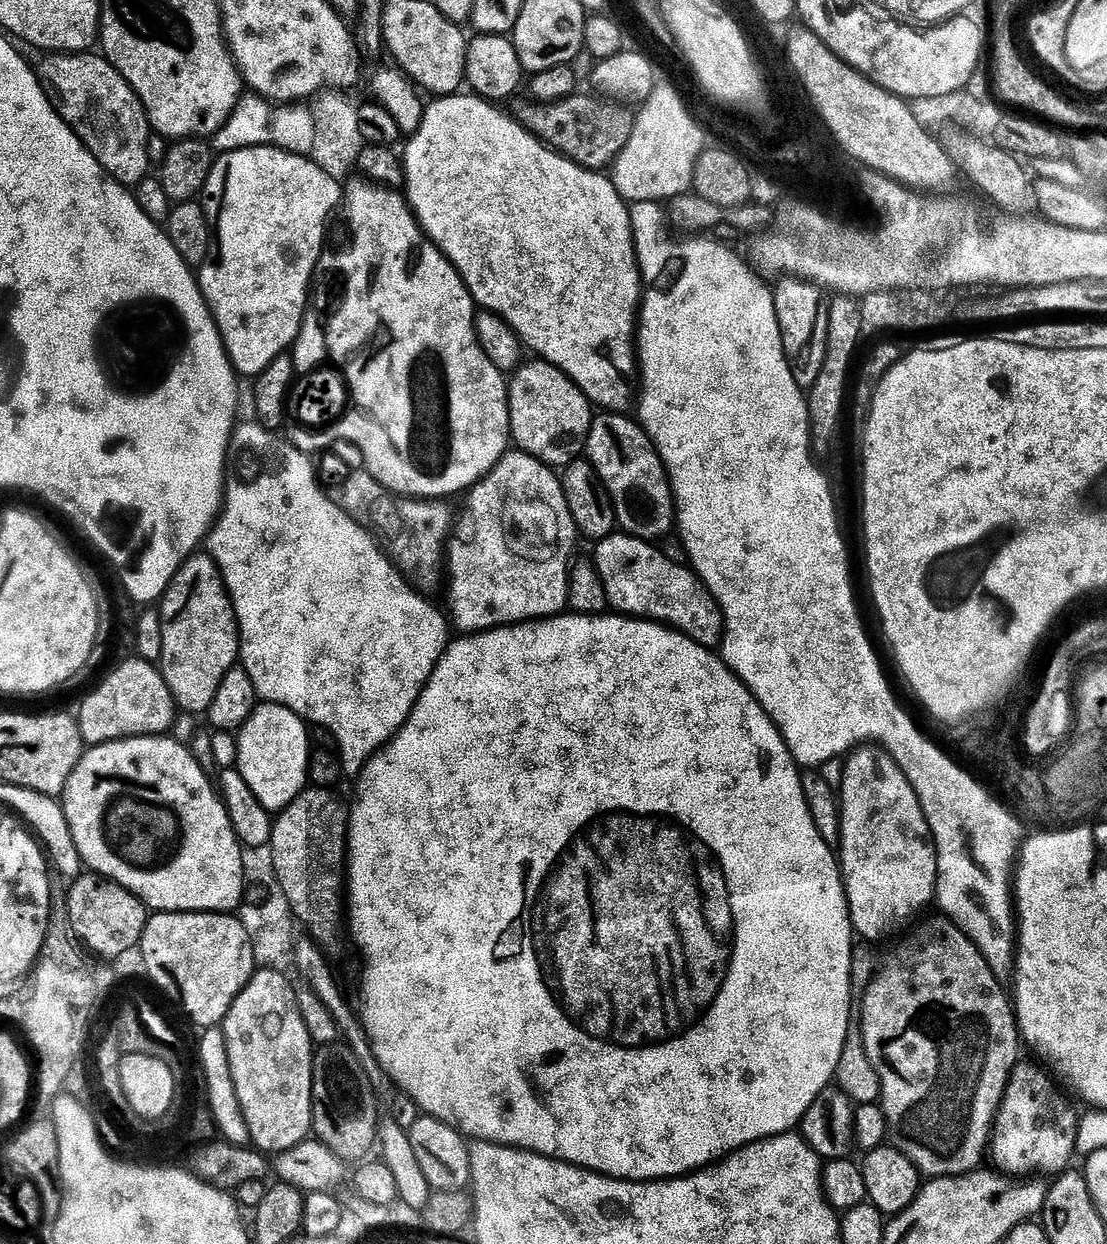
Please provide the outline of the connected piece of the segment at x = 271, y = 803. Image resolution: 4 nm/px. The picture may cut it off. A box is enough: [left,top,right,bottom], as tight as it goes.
[236,702,310,814]

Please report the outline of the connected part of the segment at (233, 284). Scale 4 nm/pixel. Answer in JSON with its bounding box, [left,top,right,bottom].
[198,147,342,378]

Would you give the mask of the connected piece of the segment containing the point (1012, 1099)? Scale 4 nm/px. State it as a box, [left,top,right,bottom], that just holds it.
[990,1064,1081,1178]

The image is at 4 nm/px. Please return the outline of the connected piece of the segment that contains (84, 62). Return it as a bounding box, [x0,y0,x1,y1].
[38,54,150,186]

